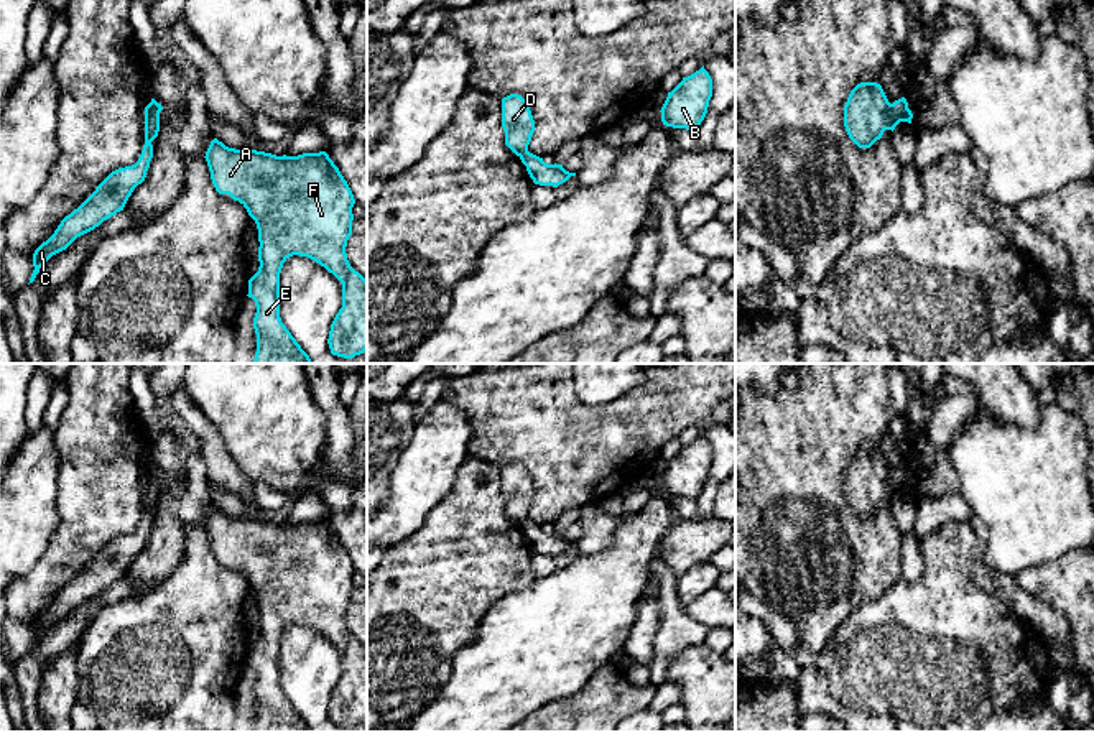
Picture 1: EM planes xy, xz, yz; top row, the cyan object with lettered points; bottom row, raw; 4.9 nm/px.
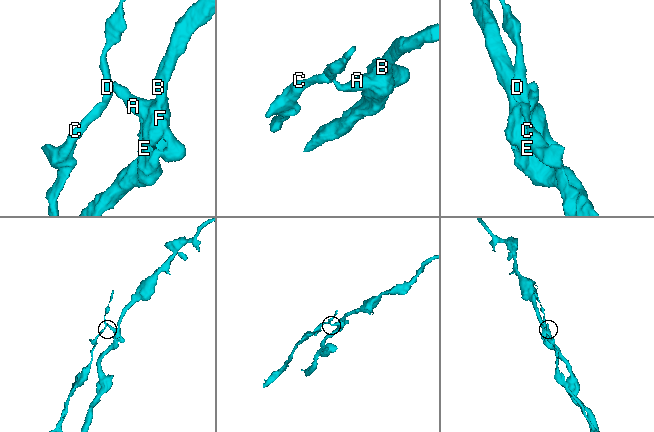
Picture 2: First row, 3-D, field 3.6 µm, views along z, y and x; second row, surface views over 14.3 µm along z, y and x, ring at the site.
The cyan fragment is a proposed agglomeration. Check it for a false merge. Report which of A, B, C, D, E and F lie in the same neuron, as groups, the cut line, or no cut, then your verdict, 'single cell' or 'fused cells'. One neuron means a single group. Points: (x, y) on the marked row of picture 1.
A B E F / C D; cut in yz along (890, 104), (890, 109), (900, 120); fused cells

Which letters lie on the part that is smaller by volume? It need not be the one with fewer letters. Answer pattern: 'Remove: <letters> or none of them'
Remove: C, D

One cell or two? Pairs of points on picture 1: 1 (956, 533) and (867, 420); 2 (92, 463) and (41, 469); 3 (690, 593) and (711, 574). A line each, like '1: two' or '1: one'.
1: two
2: two
3: one

